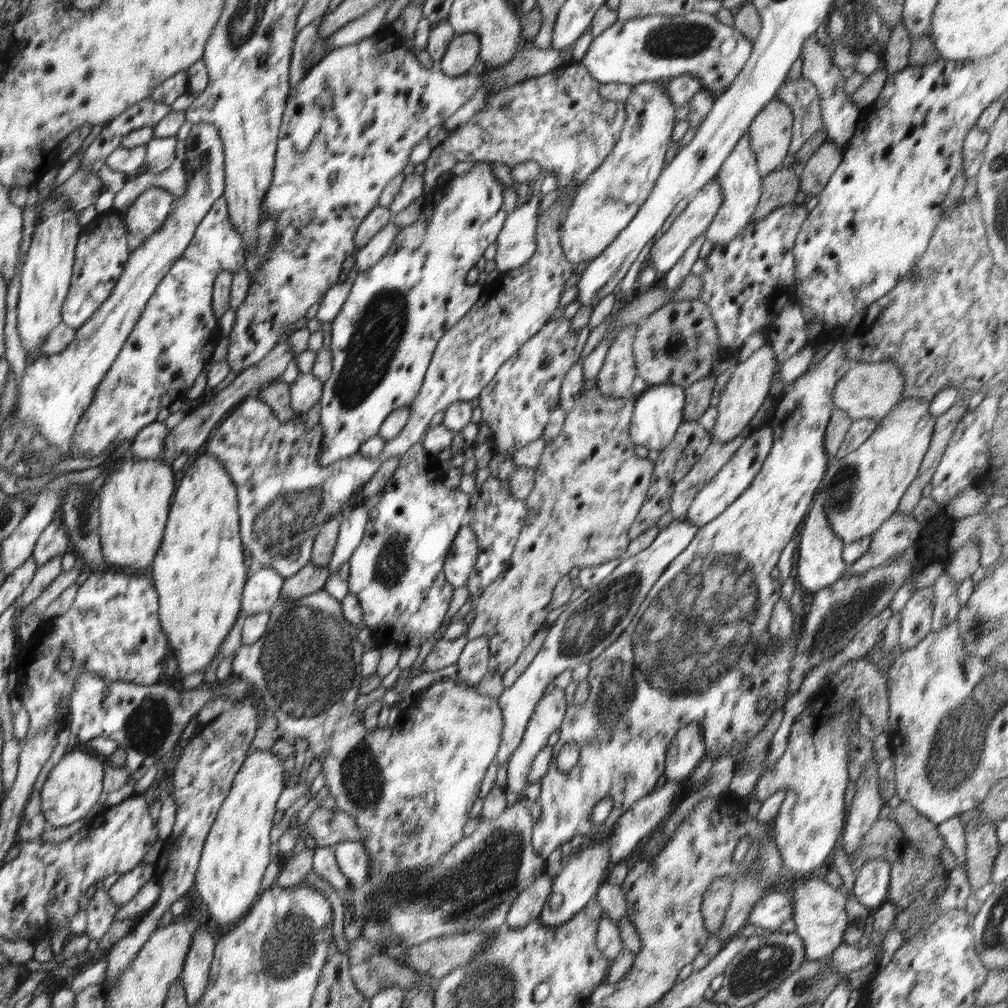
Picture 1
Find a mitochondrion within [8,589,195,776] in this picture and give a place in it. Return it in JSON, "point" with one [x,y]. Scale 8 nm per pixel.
{"point":[147,726]}

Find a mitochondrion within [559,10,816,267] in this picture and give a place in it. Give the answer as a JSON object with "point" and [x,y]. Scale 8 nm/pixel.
{"point":[669,40]}

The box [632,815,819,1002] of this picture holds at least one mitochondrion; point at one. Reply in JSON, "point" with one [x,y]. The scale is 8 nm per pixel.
{"point":[756,970]}

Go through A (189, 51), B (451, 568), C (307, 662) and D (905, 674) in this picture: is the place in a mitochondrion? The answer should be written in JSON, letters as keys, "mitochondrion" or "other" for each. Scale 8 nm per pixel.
{"A":"other","B":"other","C":"mitochondrion","D":"other"}

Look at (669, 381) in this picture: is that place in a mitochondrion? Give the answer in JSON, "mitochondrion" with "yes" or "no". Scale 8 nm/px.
{"mitochondrion":"no"}

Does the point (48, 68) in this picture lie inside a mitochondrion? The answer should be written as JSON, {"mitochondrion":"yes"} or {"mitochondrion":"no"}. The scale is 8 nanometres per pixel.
{"mitochondrion":"no"}

